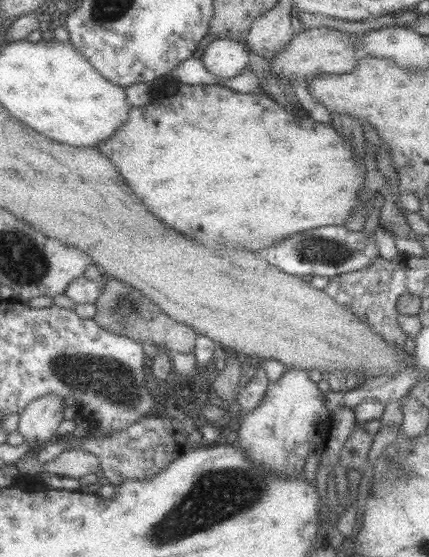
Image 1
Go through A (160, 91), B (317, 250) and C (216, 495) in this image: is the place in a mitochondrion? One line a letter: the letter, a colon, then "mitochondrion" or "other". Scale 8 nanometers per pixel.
A: other
B: mitochondrion
C: mitochondrion

